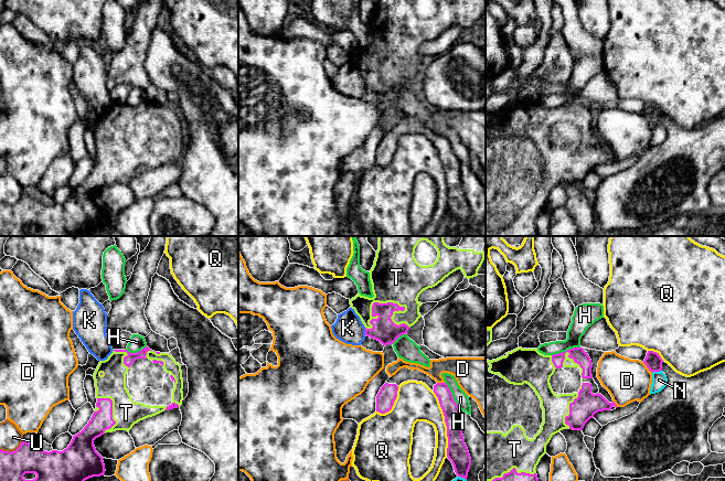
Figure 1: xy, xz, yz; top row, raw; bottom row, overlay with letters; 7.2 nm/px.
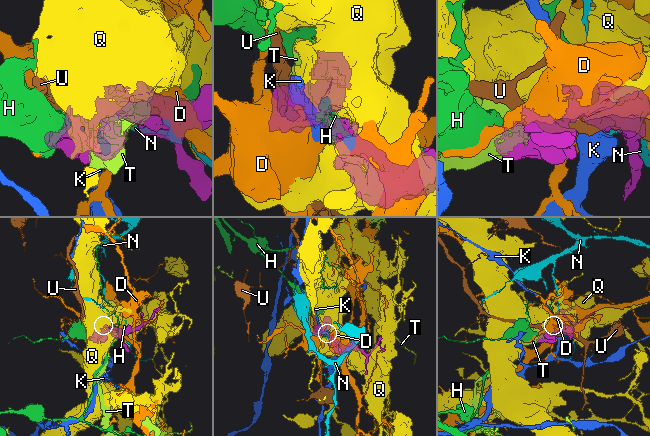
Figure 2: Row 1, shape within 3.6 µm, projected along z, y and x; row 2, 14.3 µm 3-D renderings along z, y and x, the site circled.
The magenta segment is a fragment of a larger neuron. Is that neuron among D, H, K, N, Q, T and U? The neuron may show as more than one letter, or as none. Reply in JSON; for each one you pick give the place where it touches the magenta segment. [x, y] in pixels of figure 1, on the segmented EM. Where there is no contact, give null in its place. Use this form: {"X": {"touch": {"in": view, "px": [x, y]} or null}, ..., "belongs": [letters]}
{"T": {"touch": {"in": "xz", "px": [392, 302]}}, "belongs": ["T"]}

